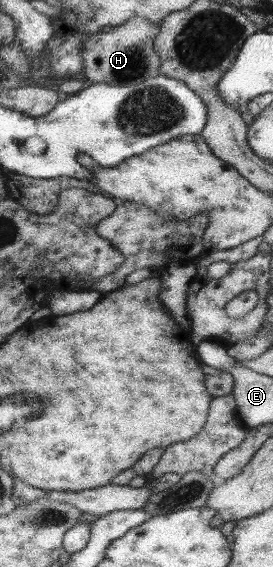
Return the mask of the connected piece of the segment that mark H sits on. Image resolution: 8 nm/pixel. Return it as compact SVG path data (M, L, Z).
M132 17L126 23L103 30L82 41L82 72L93 83L130 86L159 74L158 55L154 52L154 38L160 32L160 22L150 23L142 17Z

